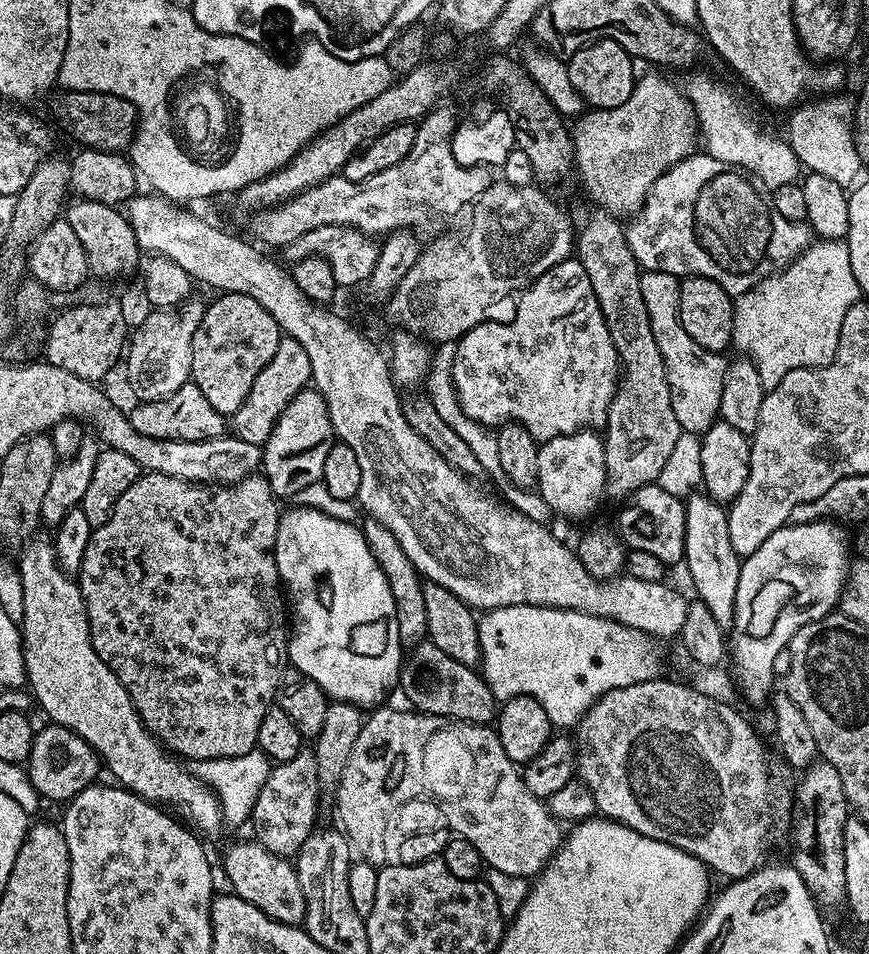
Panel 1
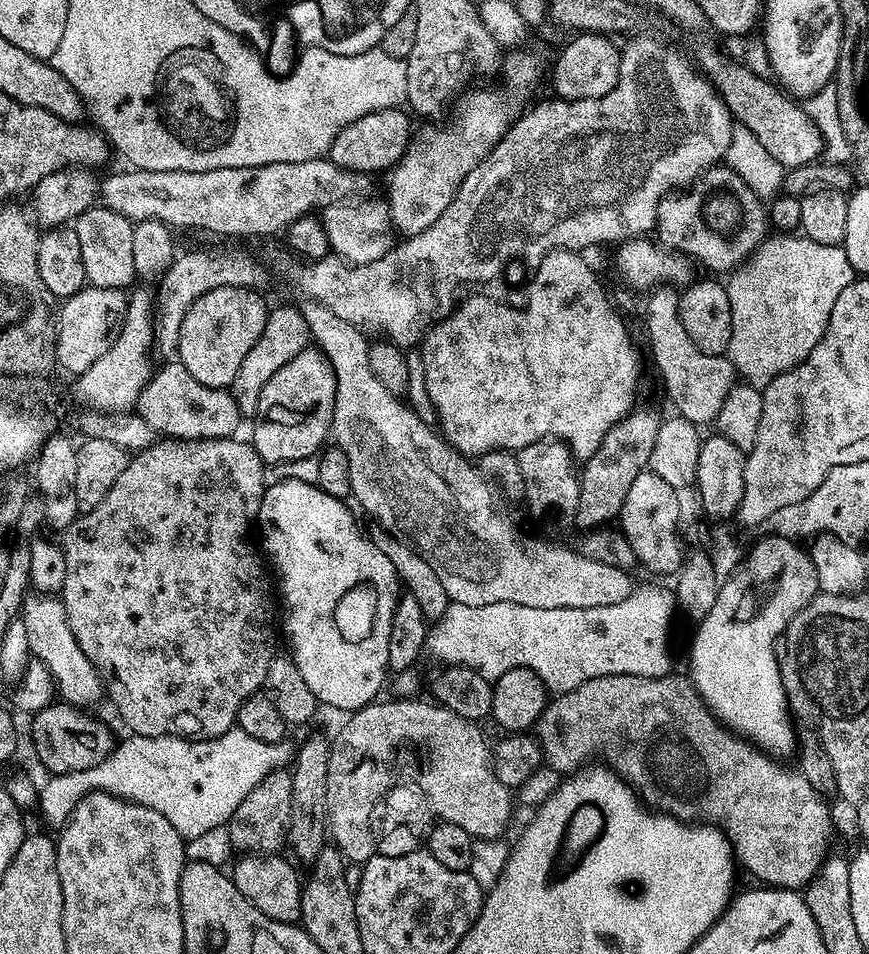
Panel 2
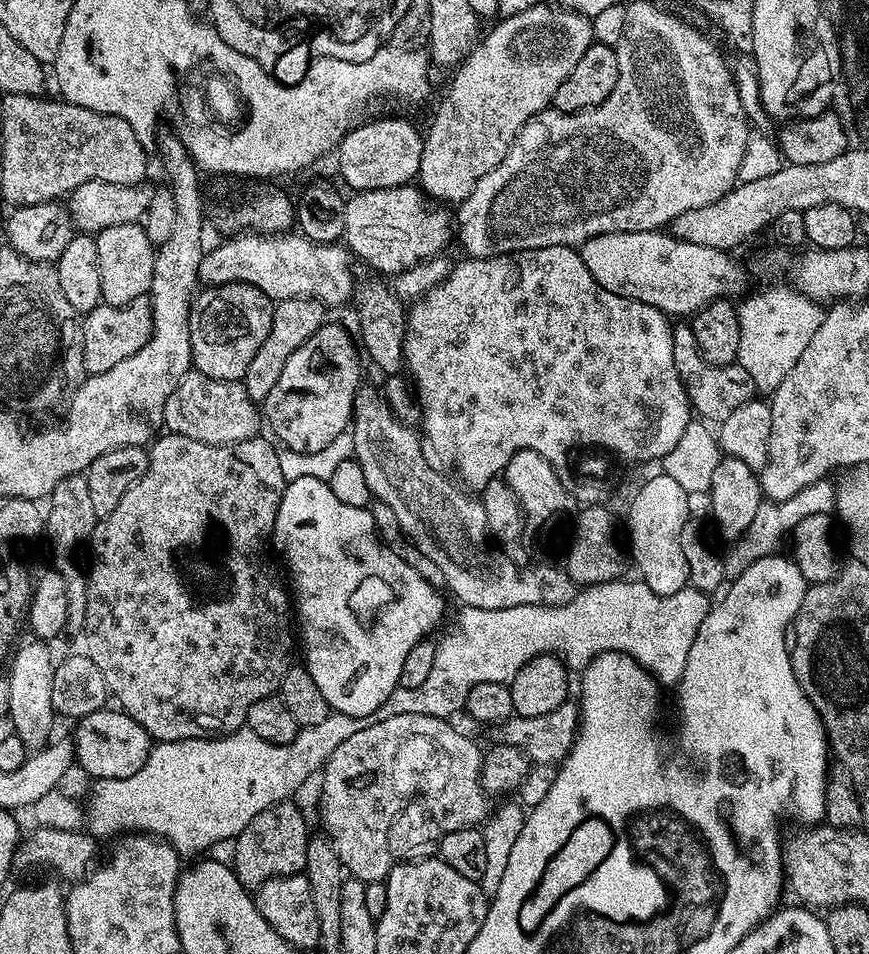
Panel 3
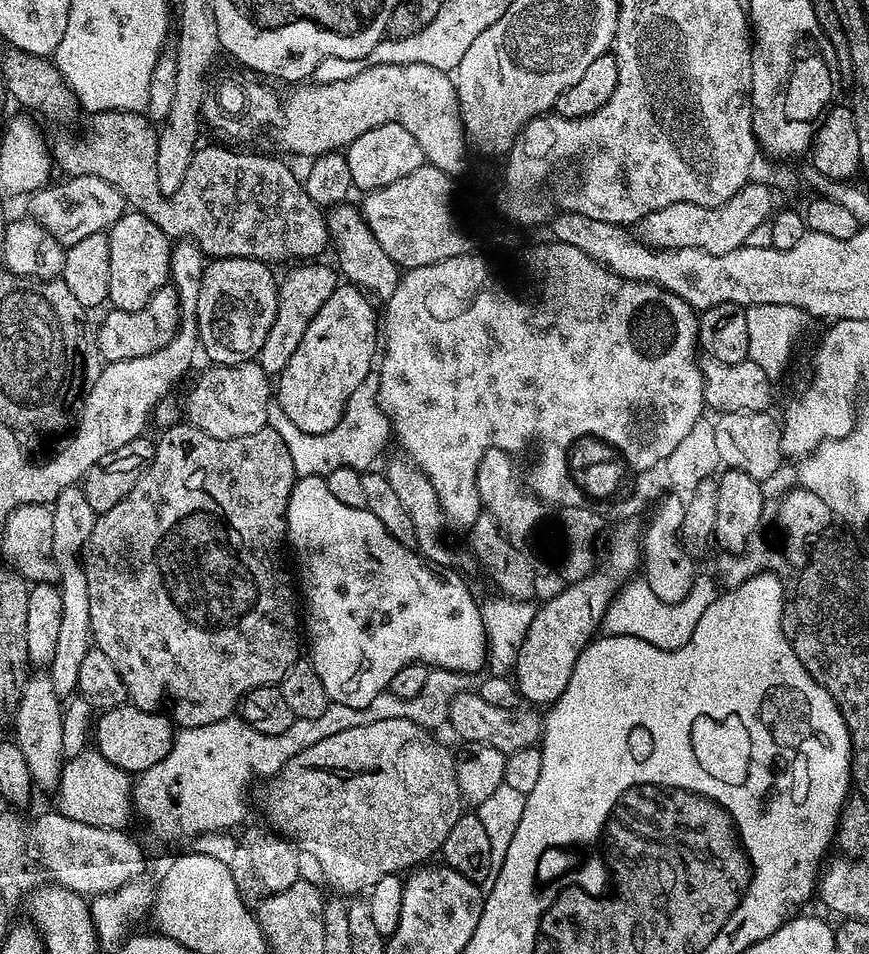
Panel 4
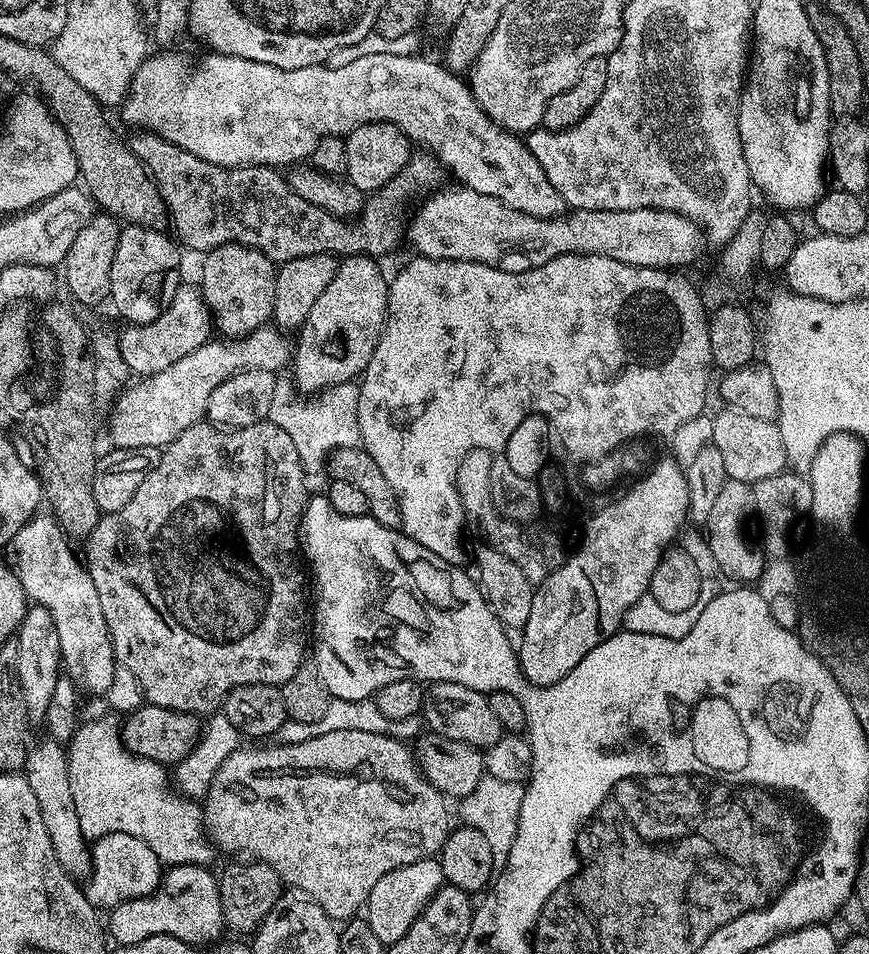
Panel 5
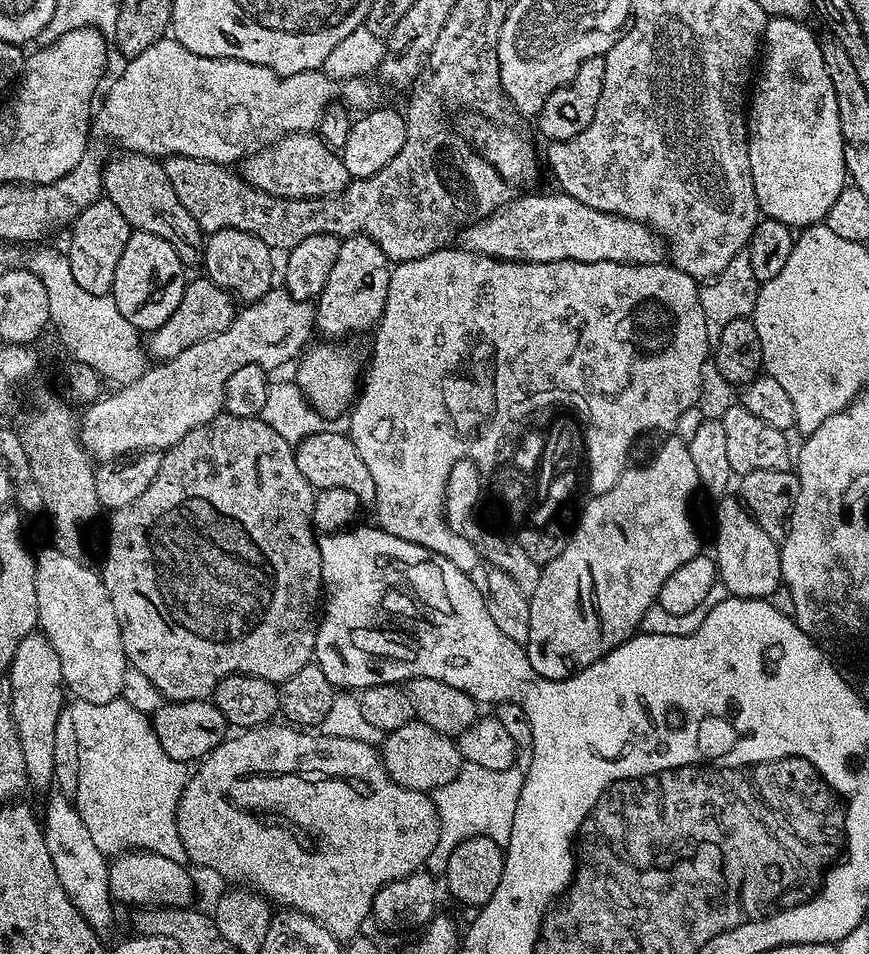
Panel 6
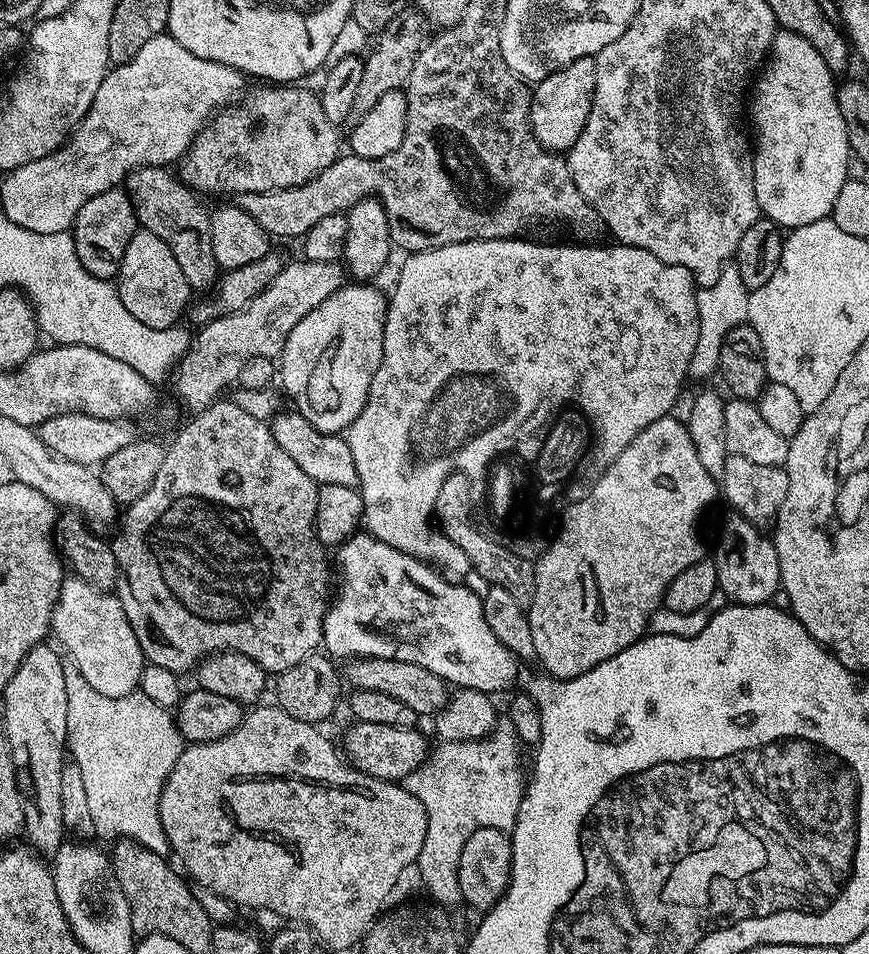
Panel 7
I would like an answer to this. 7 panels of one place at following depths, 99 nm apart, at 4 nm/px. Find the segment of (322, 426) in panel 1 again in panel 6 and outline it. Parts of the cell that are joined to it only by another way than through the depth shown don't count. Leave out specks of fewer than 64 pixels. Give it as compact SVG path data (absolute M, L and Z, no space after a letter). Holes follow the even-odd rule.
M366 235L346 236L341 239L341 249L338 258L335 259L334 268L330 271L330 276L326 280L324 289L320 292L315 301L316 306L316 328L324 331L328 338L348 338L351 332L364 332L375 329L380 323L380 315L384 312L386 294L390 286L392 268L386 254Z

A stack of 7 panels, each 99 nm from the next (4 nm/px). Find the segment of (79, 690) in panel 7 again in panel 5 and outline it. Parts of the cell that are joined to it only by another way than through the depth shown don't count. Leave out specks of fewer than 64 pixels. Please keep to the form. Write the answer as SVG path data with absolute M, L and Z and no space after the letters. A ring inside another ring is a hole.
M92 720L89 724L81 723L72 736L72 743L67 745L71 796L74 798L75 811L78 814L82 834L88 842L100 836L117 834L121 831L140 838L149 844L151 850L164 866L173 864L211 865L214 845L204 831L202 808L199 803L186 799L170 783L170 772L167 767L153 760L135 756L124 745L120 737L121 725L112 720Z

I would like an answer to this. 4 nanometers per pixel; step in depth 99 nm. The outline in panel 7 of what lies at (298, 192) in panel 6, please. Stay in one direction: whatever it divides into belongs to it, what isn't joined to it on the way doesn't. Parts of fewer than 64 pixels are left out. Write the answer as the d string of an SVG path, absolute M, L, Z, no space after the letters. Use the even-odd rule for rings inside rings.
M256 86L251 90L245 91L235 102L226 108L220 109L211 120L208 121L203 130L198 133L196 140L188 147L188 153L180 157L178 161L178 175L193 192L197 194L205 194L204 192L221 192L224 196L232 196L239 198L246 192L273 192L279 188L293 188L299 184L305 184L310 178L314 178L322 170L326 170L326 166L330 166L341 155L342 136L338 133L337 125L330 122L330 118L326 118L326 114L322 114L322 102L319 95L315 91L312 92L308 88L300 88L304 86Z

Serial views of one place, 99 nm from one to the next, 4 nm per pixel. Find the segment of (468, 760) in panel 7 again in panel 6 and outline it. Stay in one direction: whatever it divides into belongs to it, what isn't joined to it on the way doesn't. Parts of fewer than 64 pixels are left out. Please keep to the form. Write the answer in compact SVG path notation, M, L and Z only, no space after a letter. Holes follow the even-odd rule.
M465 763L452 782L431 793L440 819L438 846L430 854L426 868L433 874L443 874L453 850L466 838L485 836L495 844L507 845L510 830L514 830L514 810L522 794L525 769L513 766L506 770L488 770L486 766Z

